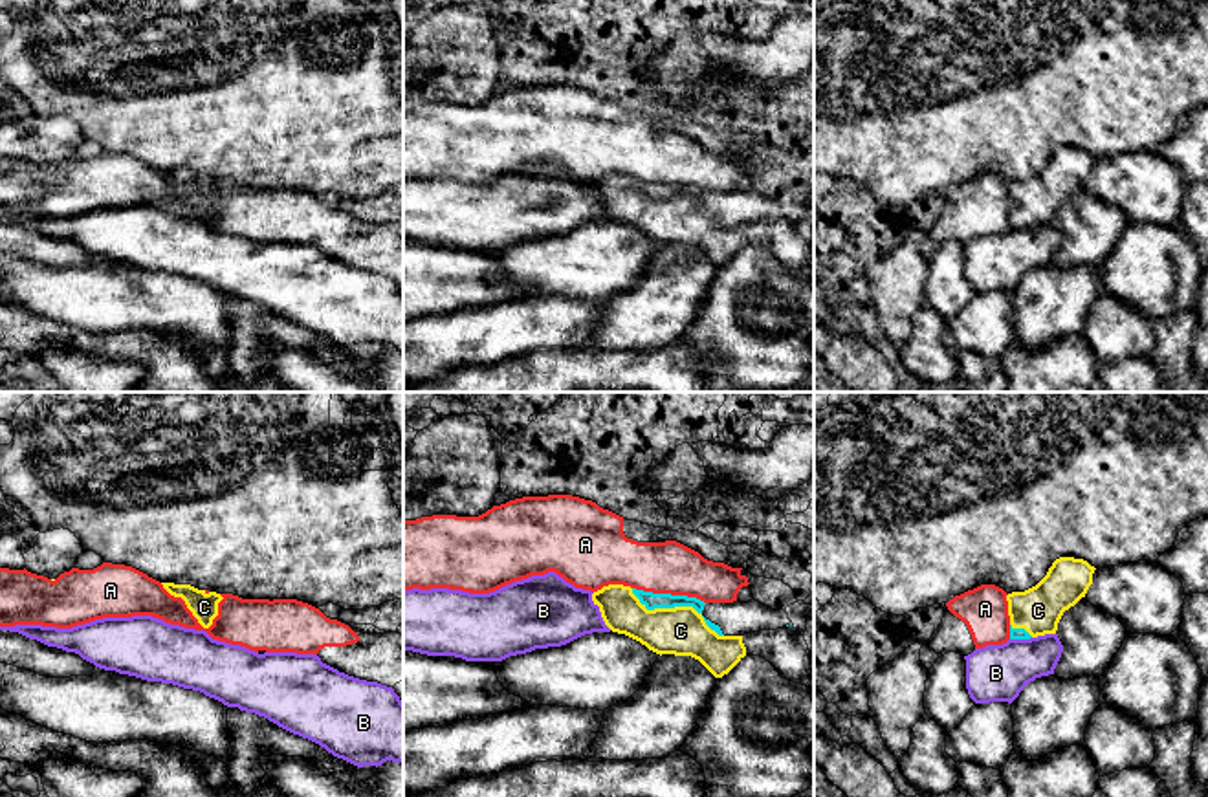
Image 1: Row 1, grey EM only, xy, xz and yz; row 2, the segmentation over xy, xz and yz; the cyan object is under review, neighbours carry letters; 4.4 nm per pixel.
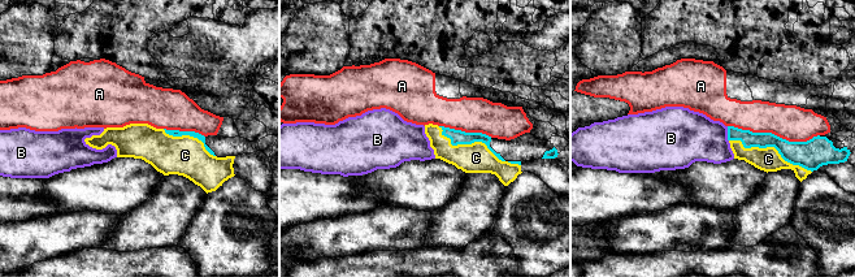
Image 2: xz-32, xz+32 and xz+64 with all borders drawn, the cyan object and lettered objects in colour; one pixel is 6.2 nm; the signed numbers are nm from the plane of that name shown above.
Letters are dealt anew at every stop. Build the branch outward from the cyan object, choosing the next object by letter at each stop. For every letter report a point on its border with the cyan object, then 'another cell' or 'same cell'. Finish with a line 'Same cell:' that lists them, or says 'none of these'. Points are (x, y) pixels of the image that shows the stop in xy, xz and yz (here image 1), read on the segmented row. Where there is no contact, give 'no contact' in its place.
A: meets cyan in xz at (669, 594); another cell
B: meets cyan in yz at (1020, 638); another cell
C: meets cyan in xz at (677, 605); same cell
Same cell: C

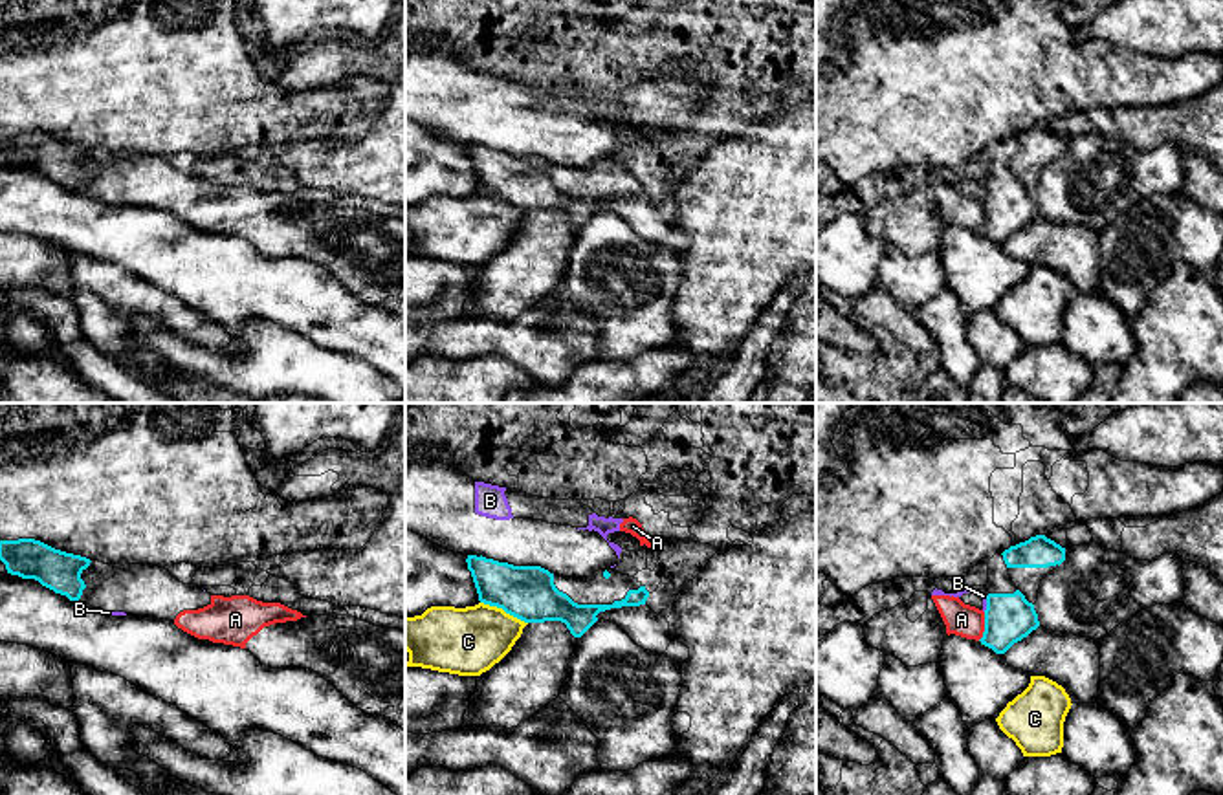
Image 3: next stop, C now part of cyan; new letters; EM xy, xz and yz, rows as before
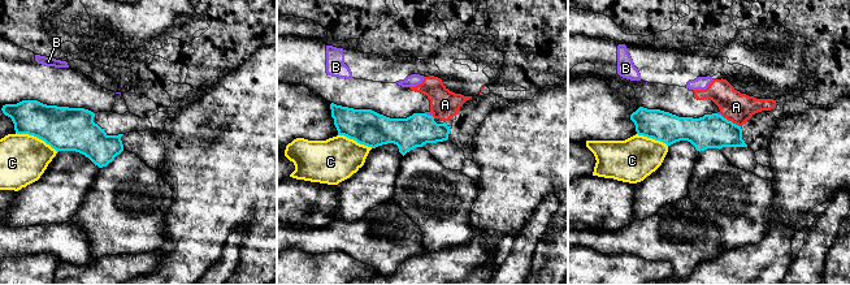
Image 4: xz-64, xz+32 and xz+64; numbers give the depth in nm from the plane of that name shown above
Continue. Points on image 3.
A: meets cyan in yz at (985, 627); another cell
B: meets cyan in yz at (987, 603); another cell
C: meets cyan in xz at (505, 610); another cell
Same cell: none of these

